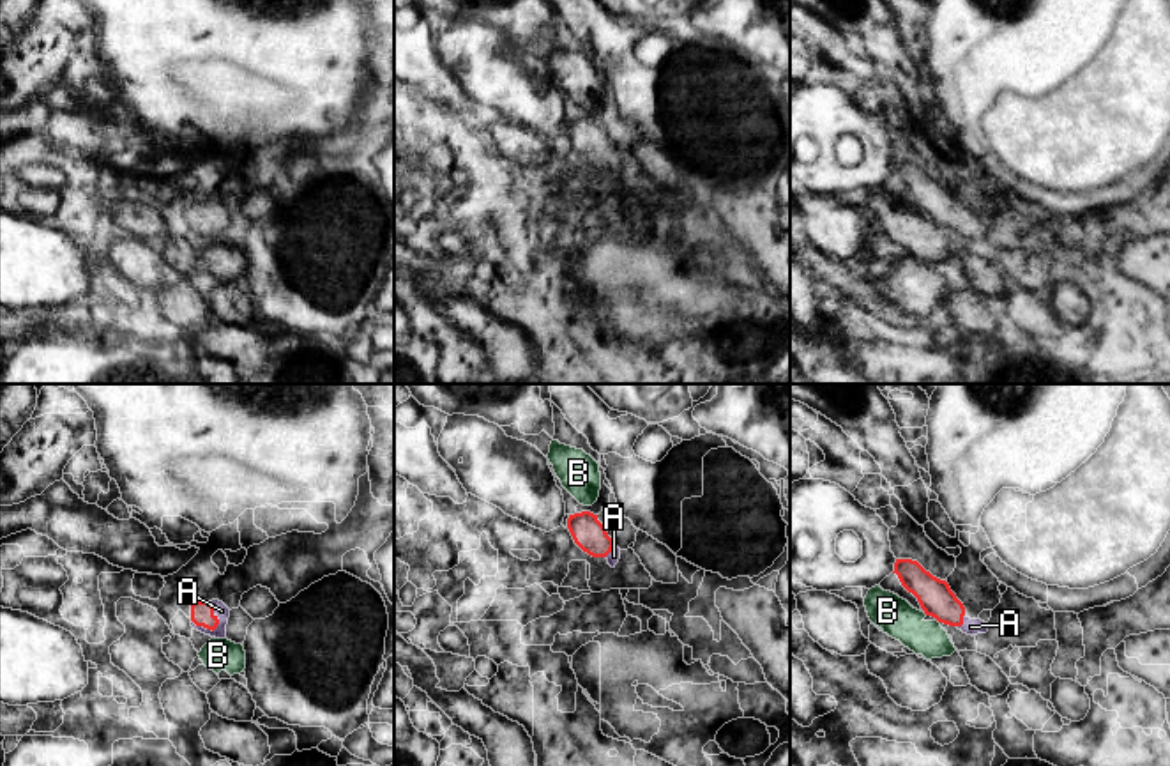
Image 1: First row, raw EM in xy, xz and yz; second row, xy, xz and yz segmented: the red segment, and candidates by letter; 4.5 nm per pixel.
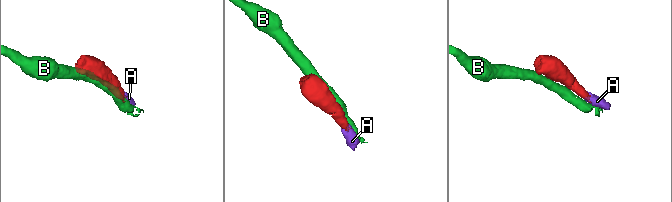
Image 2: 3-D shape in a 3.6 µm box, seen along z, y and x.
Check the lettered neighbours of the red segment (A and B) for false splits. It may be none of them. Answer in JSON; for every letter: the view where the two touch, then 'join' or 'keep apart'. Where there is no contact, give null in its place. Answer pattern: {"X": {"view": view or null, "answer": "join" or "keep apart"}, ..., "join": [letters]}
{"A": {"view": "xy", "answer": "join"}, "B": {"view": null, "answer": "keep apart"}, "join": ["A"]}

